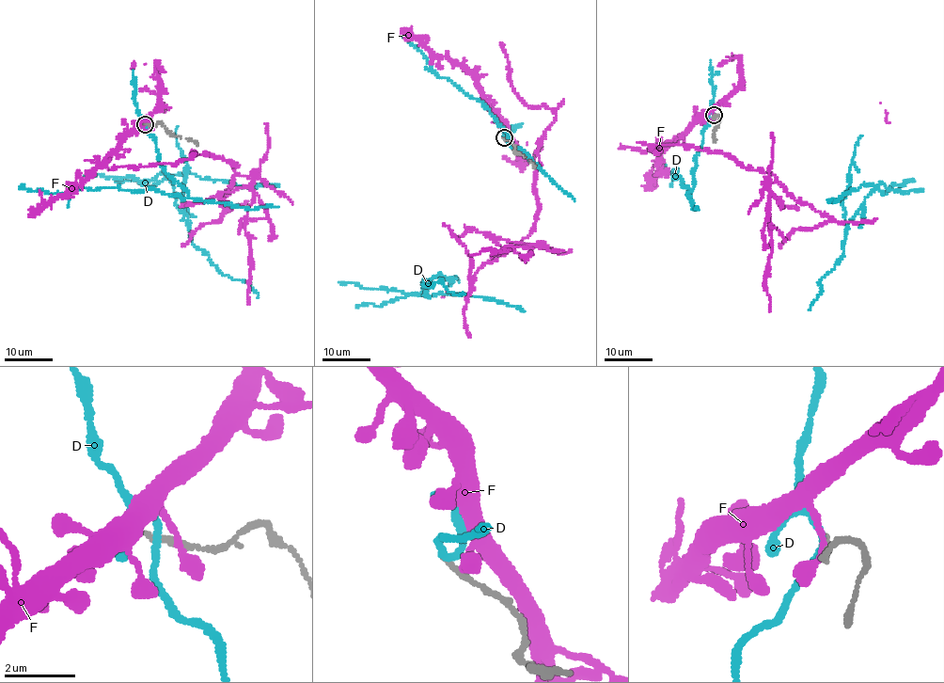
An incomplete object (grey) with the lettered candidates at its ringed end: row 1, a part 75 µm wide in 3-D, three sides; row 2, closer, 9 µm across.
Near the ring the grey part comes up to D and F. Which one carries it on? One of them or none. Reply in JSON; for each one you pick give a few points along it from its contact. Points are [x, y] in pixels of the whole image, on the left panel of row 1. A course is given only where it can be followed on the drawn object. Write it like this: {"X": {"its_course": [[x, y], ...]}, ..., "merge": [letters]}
{"merge": []}

